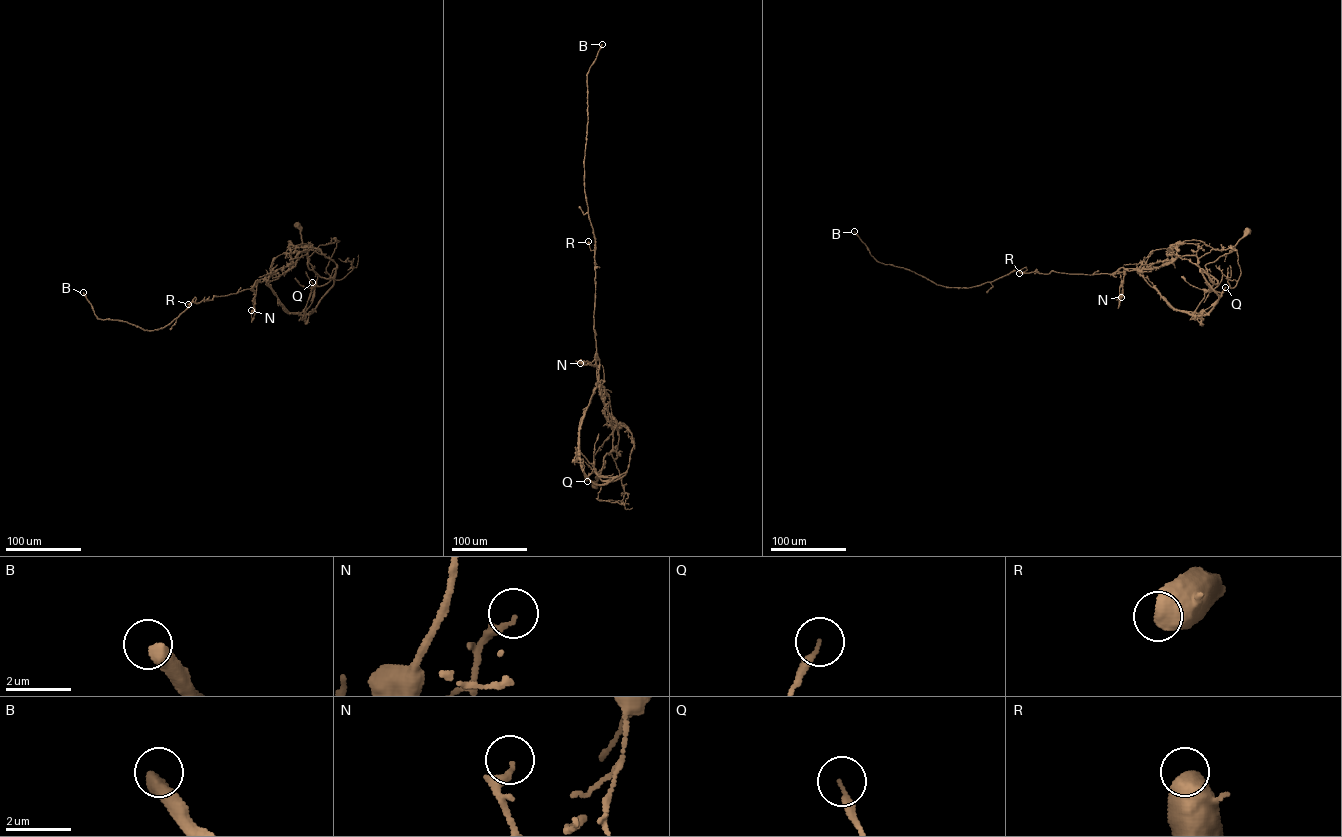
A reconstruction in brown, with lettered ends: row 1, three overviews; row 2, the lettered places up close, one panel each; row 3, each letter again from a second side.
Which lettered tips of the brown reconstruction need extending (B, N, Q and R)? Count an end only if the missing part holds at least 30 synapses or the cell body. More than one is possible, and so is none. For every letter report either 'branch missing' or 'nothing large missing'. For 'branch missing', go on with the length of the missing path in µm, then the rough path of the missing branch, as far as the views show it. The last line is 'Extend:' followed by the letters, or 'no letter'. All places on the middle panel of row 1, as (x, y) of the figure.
B: branch missing; missing 140 µm
N: nothing large missing
Q: nothing large missing
R: nothing large missing
Extend: B

